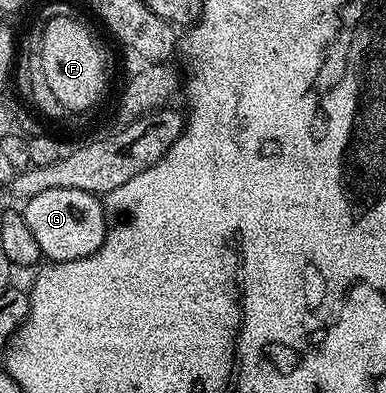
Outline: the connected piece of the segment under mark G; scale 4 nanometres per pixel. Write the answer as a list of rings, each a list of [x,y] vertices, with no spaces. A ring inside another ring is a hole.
[[[50,188],[50,192],[38,192],[38,196],[23,203],[22,213],[49,263],[82,260],[98,252],[110,225],[103,201],[97,195],[78,188]]]

